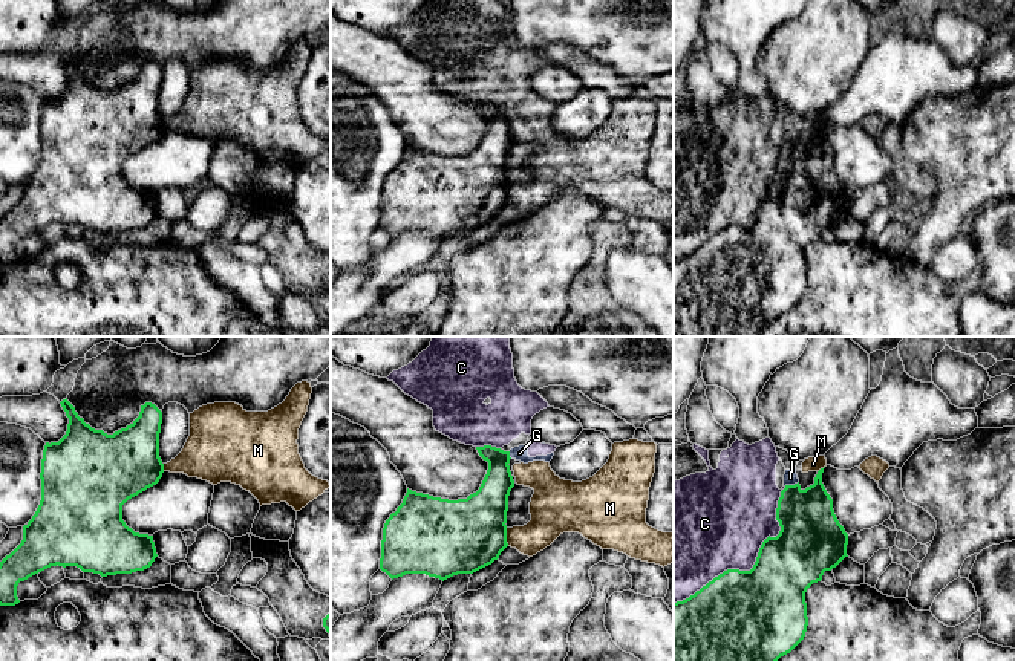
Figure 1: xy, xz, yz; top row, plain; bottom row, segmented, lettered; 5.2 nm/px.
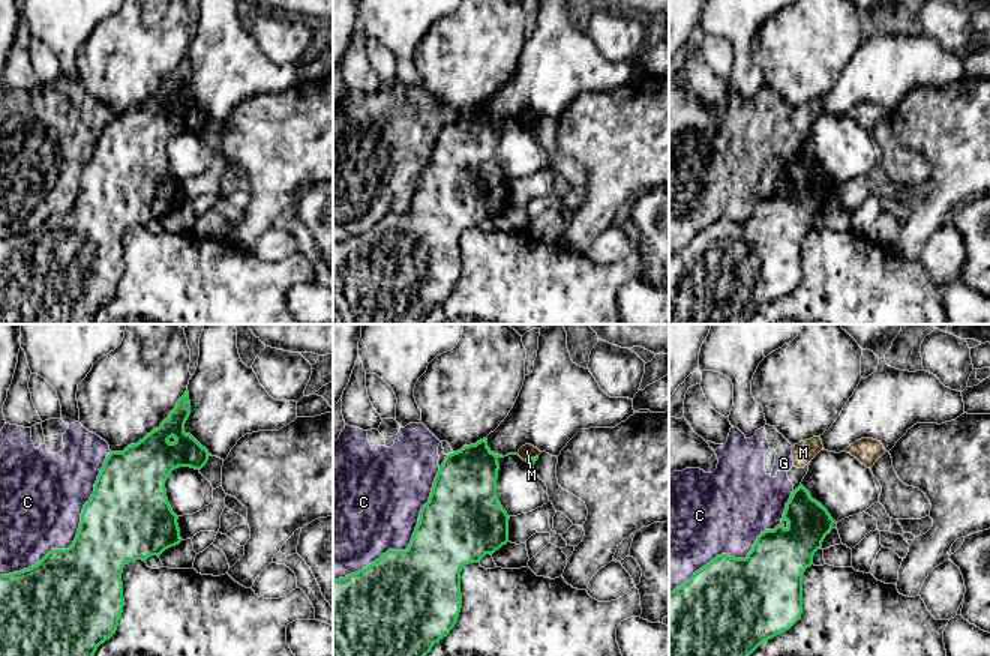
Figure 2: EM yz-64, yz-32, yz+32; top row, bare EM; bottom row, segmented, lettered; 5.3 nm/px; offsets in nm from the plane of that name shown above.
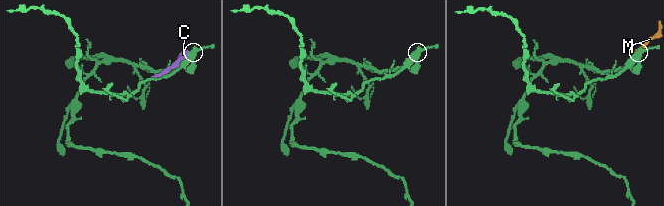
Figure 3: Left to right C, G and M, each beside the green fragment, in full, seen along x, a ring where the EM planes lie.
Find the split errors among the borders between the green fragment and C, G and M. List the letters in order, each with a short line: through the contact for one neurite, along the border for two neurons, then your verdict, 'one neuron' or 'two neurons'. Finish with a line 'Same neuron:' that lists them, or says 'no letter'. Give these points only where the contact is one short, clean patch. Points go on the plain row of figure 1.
C: two neurons
G: yz (798, 138), (784, 143) | two neurons
M: two neurons
Same neuron: no letter

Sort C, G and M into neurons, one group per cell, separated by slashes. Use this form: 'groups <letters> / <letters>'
groups C G M

